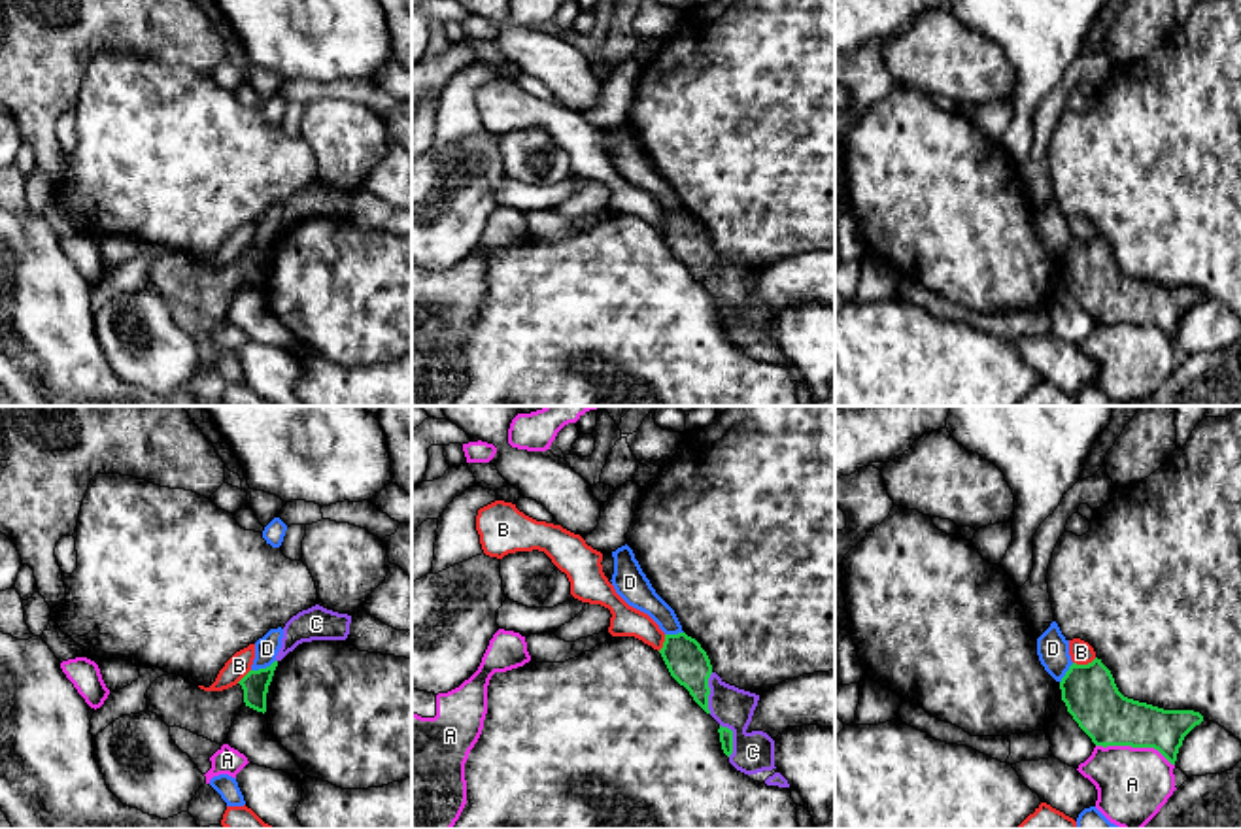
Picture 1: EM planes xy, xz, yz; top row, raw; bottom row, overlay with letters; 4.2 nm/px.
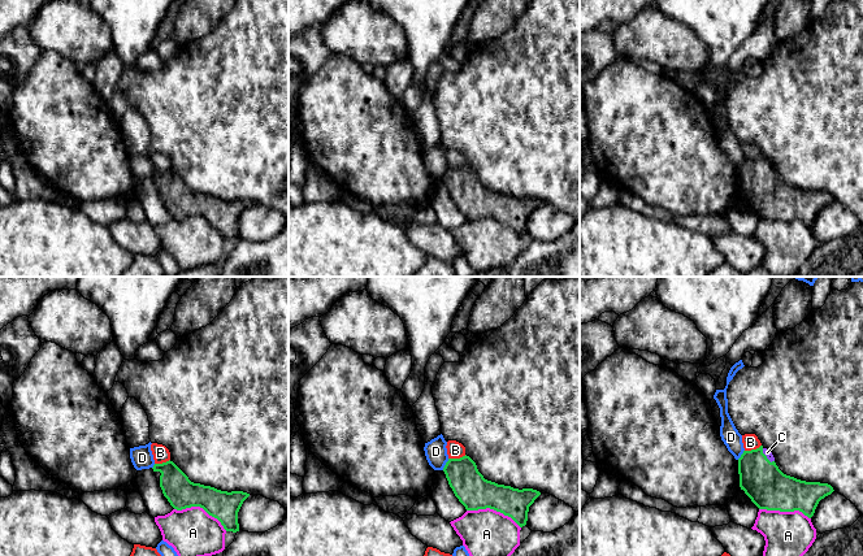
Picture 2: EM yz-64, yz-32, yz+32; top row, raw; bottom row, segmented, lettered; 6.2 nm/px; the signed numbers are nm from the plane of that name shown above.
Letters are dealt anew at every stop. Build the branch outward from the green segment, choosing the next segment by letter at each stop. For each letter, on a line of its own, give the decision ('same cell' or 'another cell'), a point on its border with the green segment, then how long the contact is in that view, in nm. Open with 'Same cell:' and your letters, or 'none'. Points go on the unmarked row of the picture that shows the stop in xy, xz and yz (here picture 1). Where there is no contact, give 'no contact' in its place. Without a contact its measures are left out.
Same cell: C
A: another cell | yz (1136, 323) | 340 nm
B: another cell | yz (1085, 242) | 110 nm
C: same cell | xz (709, 270) | 180 nm
D: another cell | xy (263, 246) | 120 nm

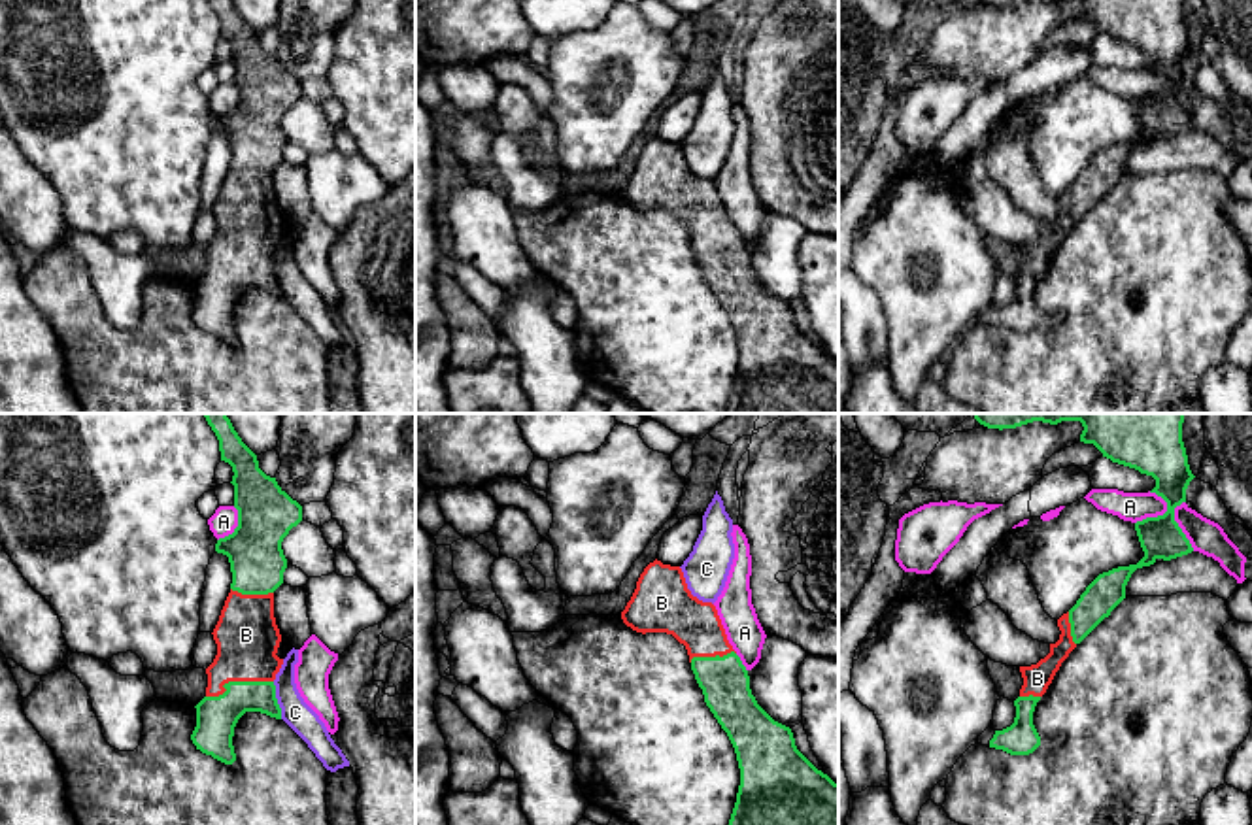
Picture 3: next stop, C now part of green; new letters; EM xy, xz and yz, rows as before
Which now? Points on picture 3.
Same cell: B
A: another cell | yz (1154, 95) | 170 nm
B: same cell | xy (236, 259) | 300 nm
C: another cell | xy (276, 278) | 170 nm

